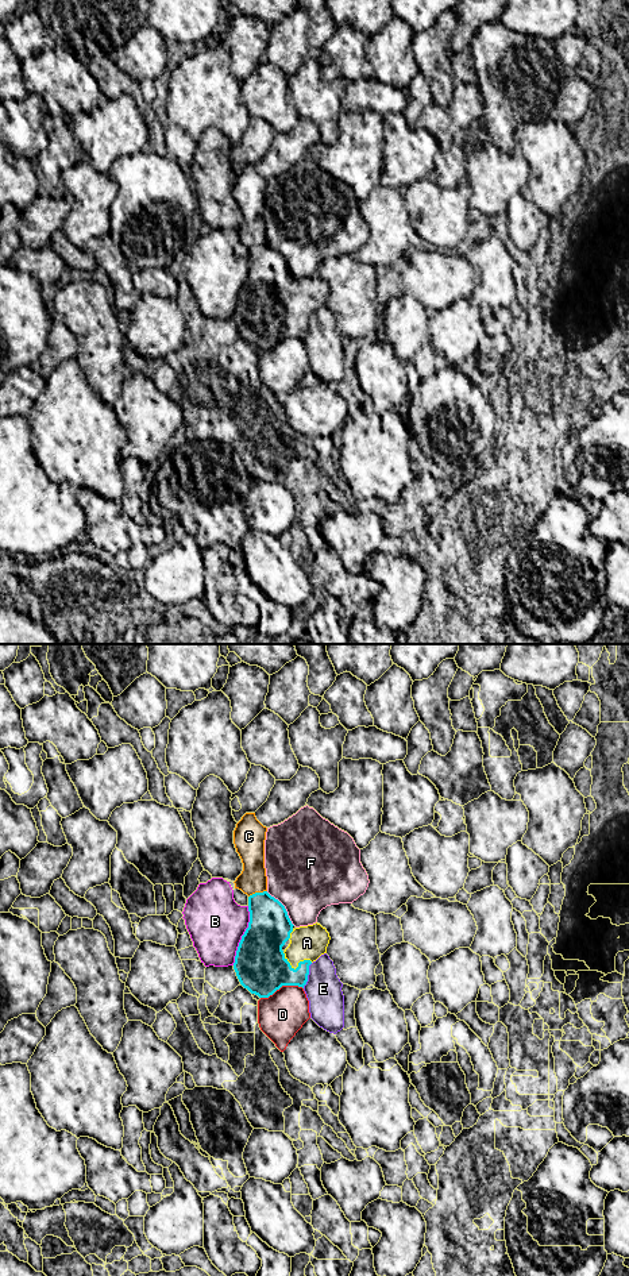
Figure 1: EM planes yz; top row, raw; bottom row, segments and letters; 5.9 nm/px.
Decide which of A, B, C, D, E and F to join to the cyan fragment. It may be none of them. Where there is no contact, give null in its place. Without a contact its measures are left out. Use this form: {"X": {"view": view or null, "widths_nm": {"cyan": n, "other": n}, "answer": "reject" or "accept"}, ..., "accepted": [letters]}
{"A": {"view": "yz", "widths_nm": {"cyan": 300, "other": 200}, "answer": "accept"}, "B": {"view": "yz", "widths_nm": {"cyan": 300, "other": 340}, "answer": "reject"}, "C": {"view": "yz", "widths_nm": {"cyan": 260, "other": 160}, "answer": "reject"}, "D": {"view": "yz", "widths_nm": {"cyan": 300, "other": 280}, "answer": "reject"}, "E": {"view": "yz", "widths_nm": {"cyan": 260, "other": 220}, "answer": "reject"}, "F": {"view": "yz", "widths_nm": {"cyan": 260, "other": 460}, "answer": "reject"}, "accepted": ["A"]}

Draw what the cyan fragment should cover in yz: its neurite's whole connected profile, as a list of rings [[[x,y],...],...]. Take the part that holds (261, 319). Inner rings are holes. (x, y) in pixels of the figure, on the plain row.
[[[267,243],[248,248],[250,274],[239,294],[234,321],[240,336],[259,350],[269,350],[282,338],[302,339],[309,317],[327,305],[329,285],[320,275],[293,280],[285,258]]]

